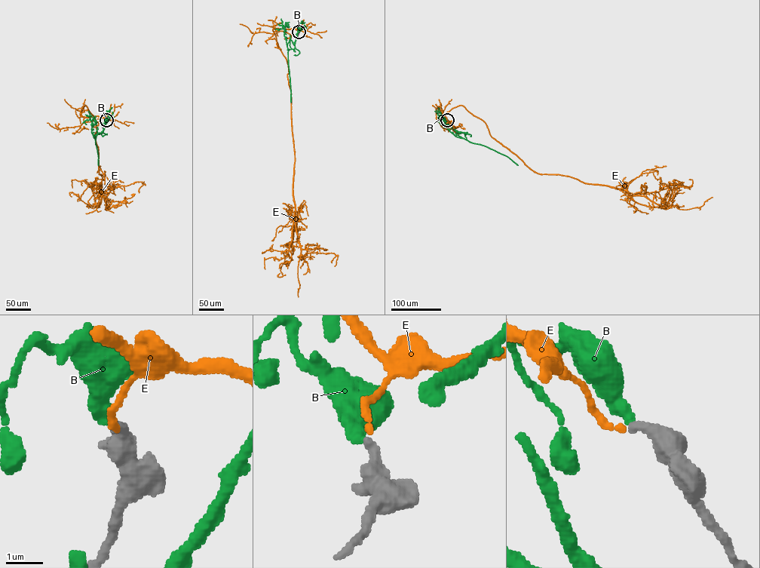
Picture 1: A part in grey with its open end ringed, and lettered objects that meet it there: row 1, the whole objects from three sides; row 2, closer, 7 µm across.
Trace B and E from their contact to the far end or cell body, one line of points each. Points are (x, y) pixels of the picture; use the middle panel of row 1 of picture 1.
B: (298, 32), (295, 48), (288, 51), (290, 102)
E: (298, 32), (272, 30), (289, 72), (292, 194), (301, 252), (298, 256), (334, 253), (338, 256), (335, 266)

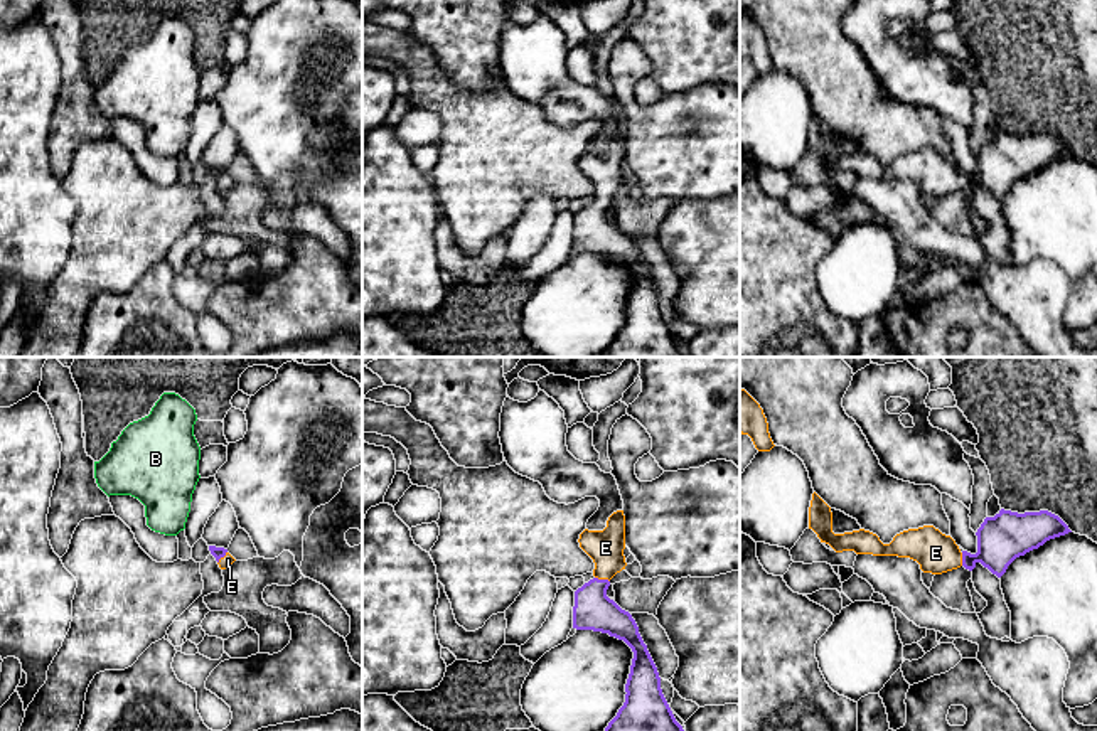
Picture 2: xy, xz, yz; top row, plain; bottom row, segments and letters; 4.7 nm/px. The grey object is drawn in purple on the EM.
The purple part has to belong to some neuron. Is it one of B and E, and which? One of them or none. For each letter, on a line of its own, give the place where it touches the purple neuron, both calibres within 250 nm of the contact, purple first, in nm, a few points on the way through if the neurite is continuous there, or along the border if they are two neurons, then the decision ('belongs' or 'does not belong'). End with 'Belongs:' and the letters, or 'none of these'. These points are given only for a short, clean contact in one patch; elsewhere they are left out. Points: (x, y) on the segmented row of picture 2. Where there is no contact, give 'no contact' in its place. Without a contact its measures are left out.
B: no contact; does not belong
E: contact xz (602, 580); calibres 190 and 170 nm; way xz (593, 610), (593, 592), (602, 580), (605, 548); belongs
Belongs: E

